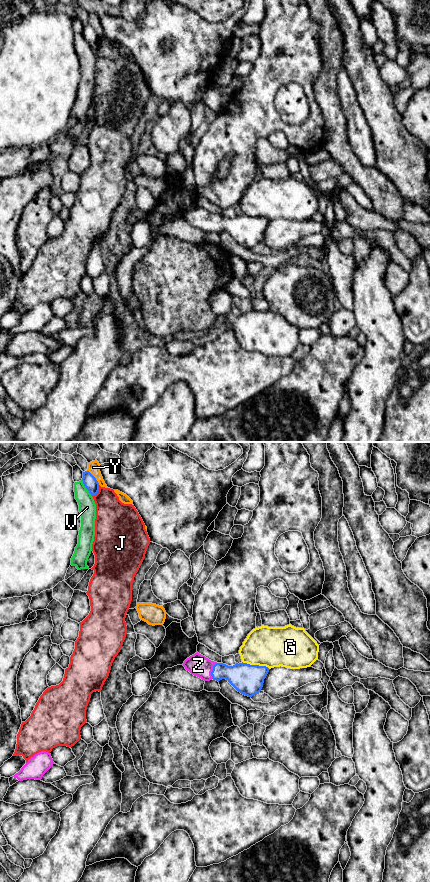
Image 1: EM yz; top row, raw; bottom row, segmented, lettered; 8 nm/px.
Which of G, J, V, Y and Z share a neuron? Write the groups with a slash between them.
G / J / V / Y / Z

